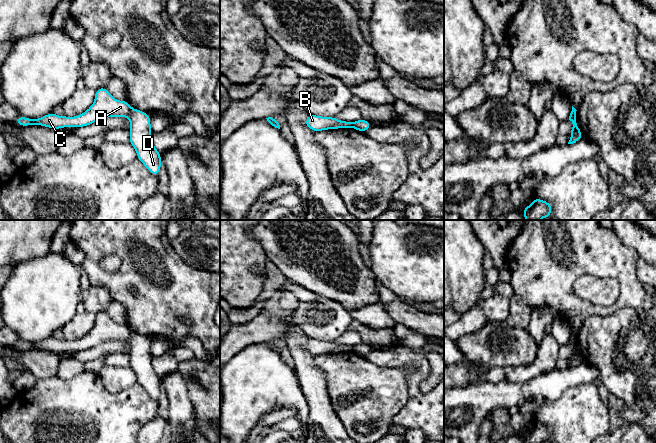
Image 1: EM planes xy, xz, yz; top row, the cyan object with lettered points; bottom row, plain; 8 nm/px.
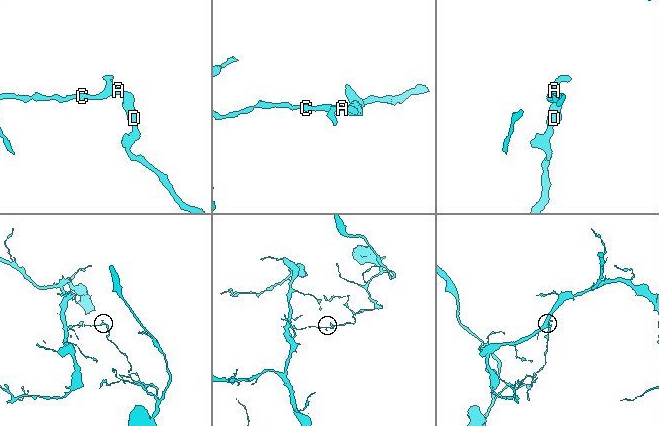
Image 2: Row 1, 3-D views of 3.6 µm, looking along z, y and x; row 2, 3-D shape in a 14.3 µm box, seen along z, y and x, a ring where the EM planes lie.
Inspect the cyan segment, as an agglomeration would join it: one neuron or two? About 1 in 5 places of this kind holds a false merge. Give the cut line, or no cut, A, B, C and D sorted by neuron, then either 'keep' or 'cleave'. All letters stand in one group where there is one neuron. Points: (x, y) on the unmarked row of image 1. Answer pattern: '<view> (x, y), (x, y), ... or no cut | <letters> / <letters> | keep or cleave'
xy (131, 333), (128, 340) | A B C / D | cleave

